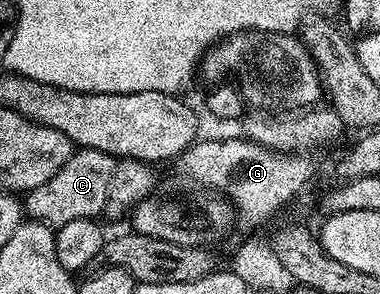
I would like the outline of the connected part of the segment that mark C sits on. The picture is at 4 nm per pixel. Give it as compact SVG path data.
M78 148L63 163L61 170L41 187L30 189L23 197L23 209L34 221L56 227L71 219L93 219L104 210L107 186L111 181L114 158L110 153Z

